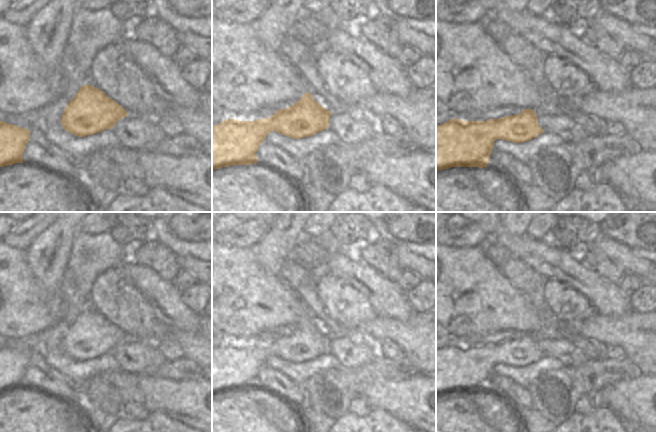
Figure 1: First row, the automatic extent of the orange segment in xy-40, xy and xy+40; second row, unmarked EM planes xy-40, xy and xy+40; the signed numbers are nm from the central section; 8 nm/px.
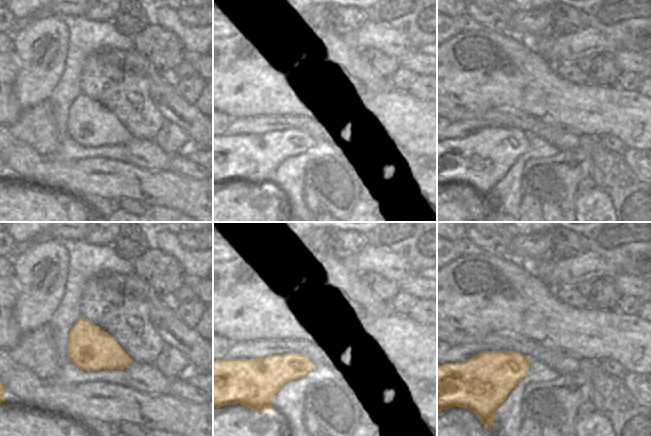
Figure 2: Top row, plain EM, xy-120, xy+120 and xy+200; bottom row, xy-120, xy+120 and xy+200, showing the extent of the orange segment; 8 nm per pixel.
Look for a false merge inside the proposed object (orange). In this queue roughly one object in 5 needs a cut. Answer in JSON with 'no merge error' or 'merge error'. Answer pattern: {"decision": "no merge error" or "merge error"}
{"decision": "no merge error"}

